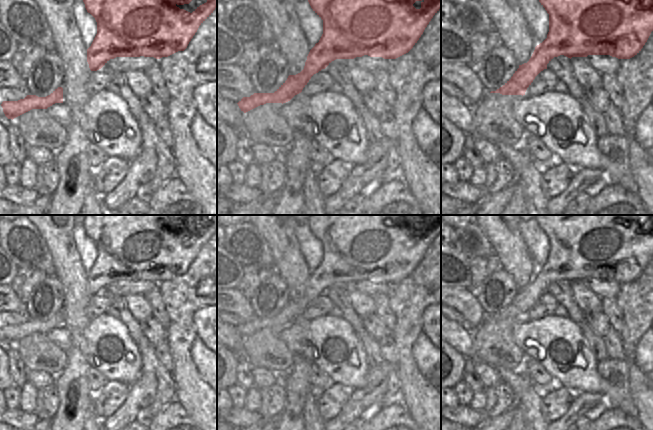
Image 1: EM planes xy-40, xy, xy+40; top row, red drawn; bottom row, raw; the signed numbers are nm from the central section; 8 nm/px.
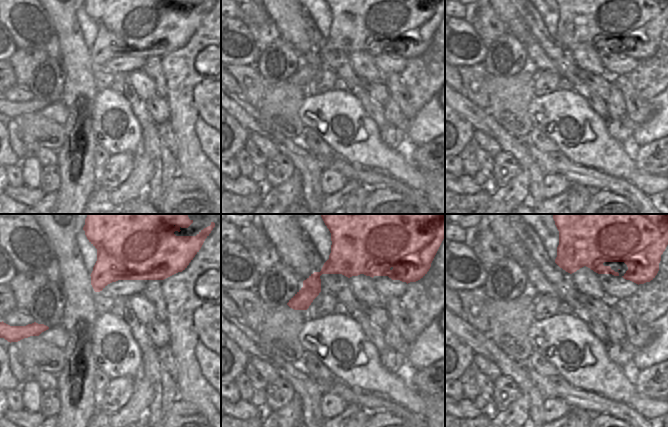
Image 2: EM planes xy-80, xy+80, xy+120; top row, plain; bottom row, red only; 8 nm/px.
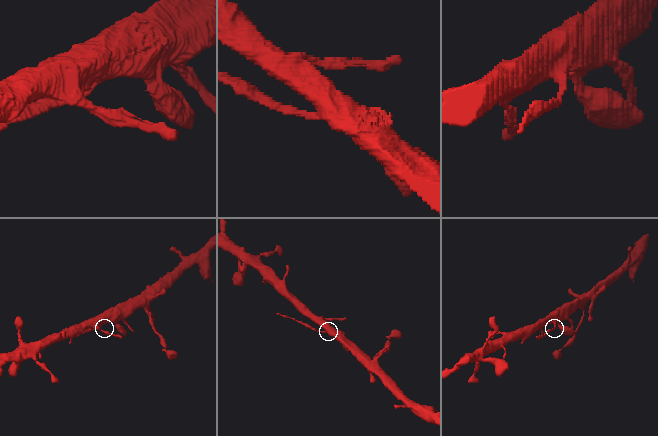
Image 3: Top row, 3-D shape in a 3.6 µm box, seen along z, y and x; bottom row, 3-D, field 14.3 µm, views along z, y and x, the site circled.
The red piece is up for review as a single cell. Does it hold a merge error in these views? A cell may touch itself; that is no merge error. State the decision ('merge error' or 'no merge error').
merge error

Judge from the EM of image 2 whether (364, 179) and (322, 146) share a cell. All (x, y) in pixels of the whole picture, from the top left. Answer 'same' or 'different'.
different

